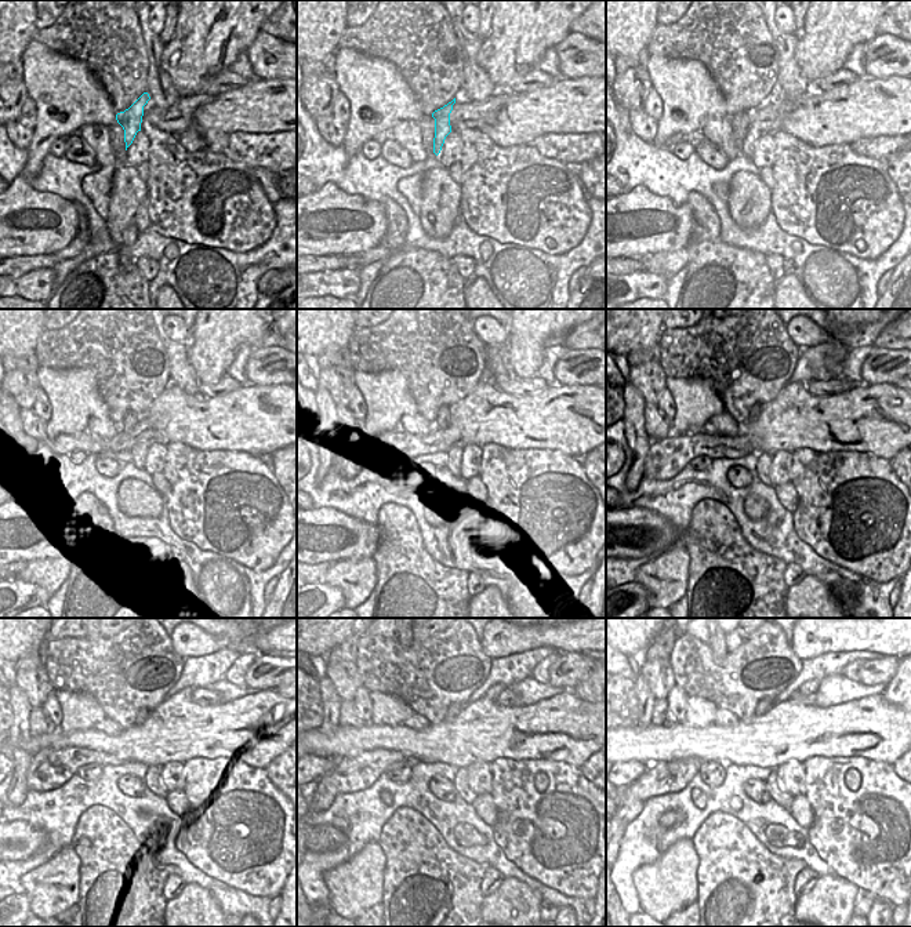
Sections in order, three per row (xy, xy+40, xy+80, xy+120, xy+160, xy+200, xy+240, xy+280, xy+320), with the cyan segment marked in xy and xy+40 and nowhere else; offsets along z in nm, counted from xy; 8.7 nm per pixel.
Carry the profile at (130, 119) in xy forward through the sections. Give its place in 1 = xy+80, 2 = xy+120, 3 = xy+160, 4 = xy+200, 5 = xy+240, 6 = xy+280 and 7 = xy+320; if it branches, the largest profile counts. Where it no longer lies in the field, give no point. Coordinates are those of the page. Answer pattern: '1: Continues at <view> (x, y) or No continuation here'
1: Continues at xy+80 (747, 145)
2: Continues at xy+120 (140, 451)
3: Continues at xy+160 (454, 454)
4: Continues at xy+200 (763, 461)
5: Continues at xy+240 (152, 782)
6: Continues at xy+280 (461, 777)
7: Continues at xy+320 (777, 793).

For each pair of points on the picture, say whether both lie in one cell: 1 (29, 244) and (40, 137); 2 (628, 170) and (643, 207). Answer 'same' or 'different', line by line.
1: same
2: different

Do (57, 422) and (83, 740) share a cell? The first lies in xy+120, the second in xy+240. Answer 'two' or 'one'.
two

